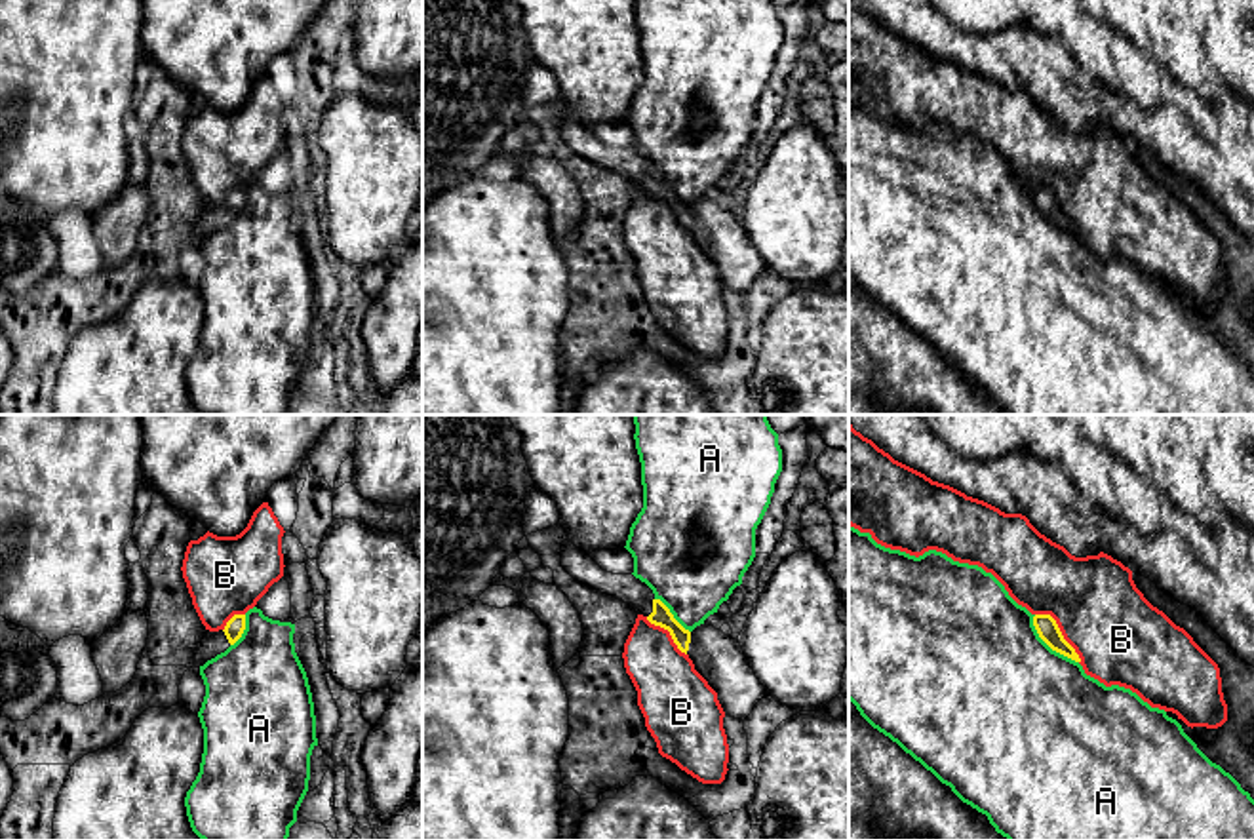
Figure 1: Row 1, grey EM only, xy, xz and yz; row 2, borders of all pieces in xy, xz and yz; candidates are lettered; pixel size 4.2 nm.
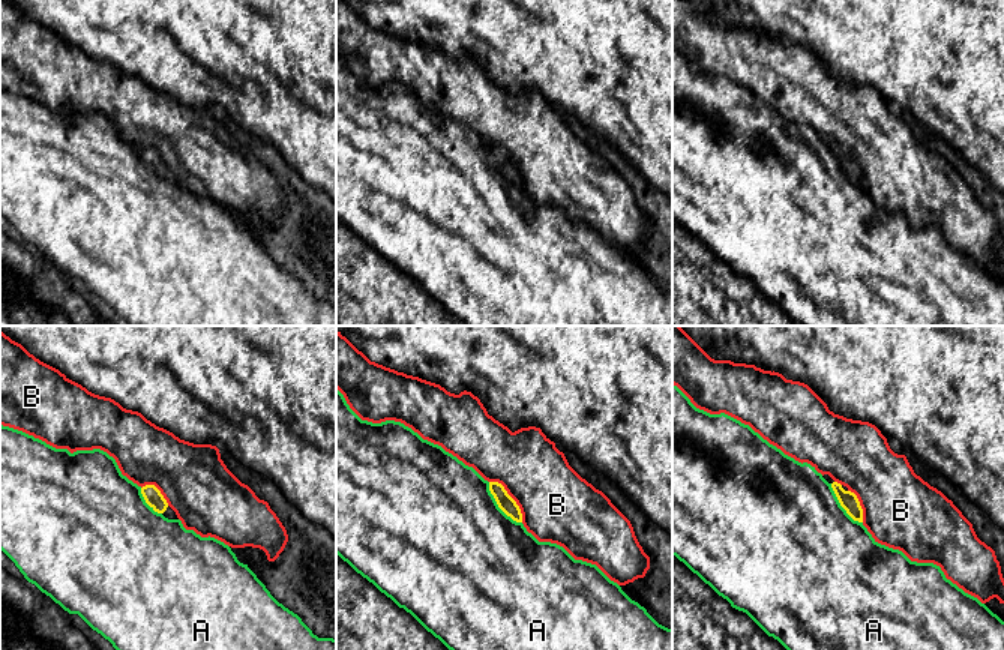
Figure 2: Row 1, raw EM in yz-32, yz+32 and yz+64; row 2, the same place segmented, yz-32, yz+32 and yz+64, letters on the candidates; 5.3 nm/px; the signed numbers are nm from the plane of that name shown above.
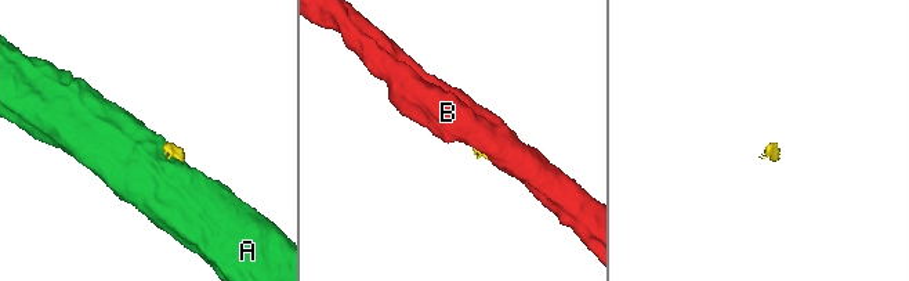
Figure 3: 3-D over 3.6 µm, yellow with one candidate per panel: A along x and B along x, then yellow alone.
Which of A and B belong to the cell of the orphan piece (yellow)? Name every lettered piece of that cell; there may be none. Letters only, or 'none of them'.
none of them

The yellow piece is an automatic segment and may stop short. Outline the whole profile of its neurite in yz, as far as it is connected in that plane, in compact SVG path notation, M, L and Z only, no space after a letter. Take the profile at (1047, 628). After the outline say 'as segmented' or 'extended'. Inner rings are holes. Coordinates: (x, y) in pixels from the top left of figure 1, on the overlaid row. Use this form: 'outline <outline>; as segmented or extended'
outline M1035 615L1033 616L1033 626L1039 634L1039 637L1056 653L1081 662L1079 654L1075 649L1064 639L1056 620L1050 615Z; as segmented

